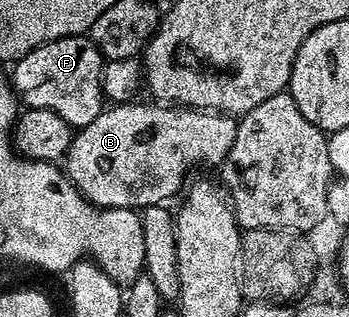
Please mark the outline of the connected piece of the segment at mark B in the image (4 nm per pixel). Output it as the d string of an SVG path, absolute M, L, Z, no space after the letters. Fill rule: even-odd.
M141 101L122 102L102 109L95 120L91 120L91 124L80 127L74 133L73 143L64 156L65 173L77 191L96 206L103 206L107 210L137 210L168 203L168 198L186 185L192 166L220 167L231 152L231 144L235 144L236 117L222 114L220 110L194 110L191 106Z

